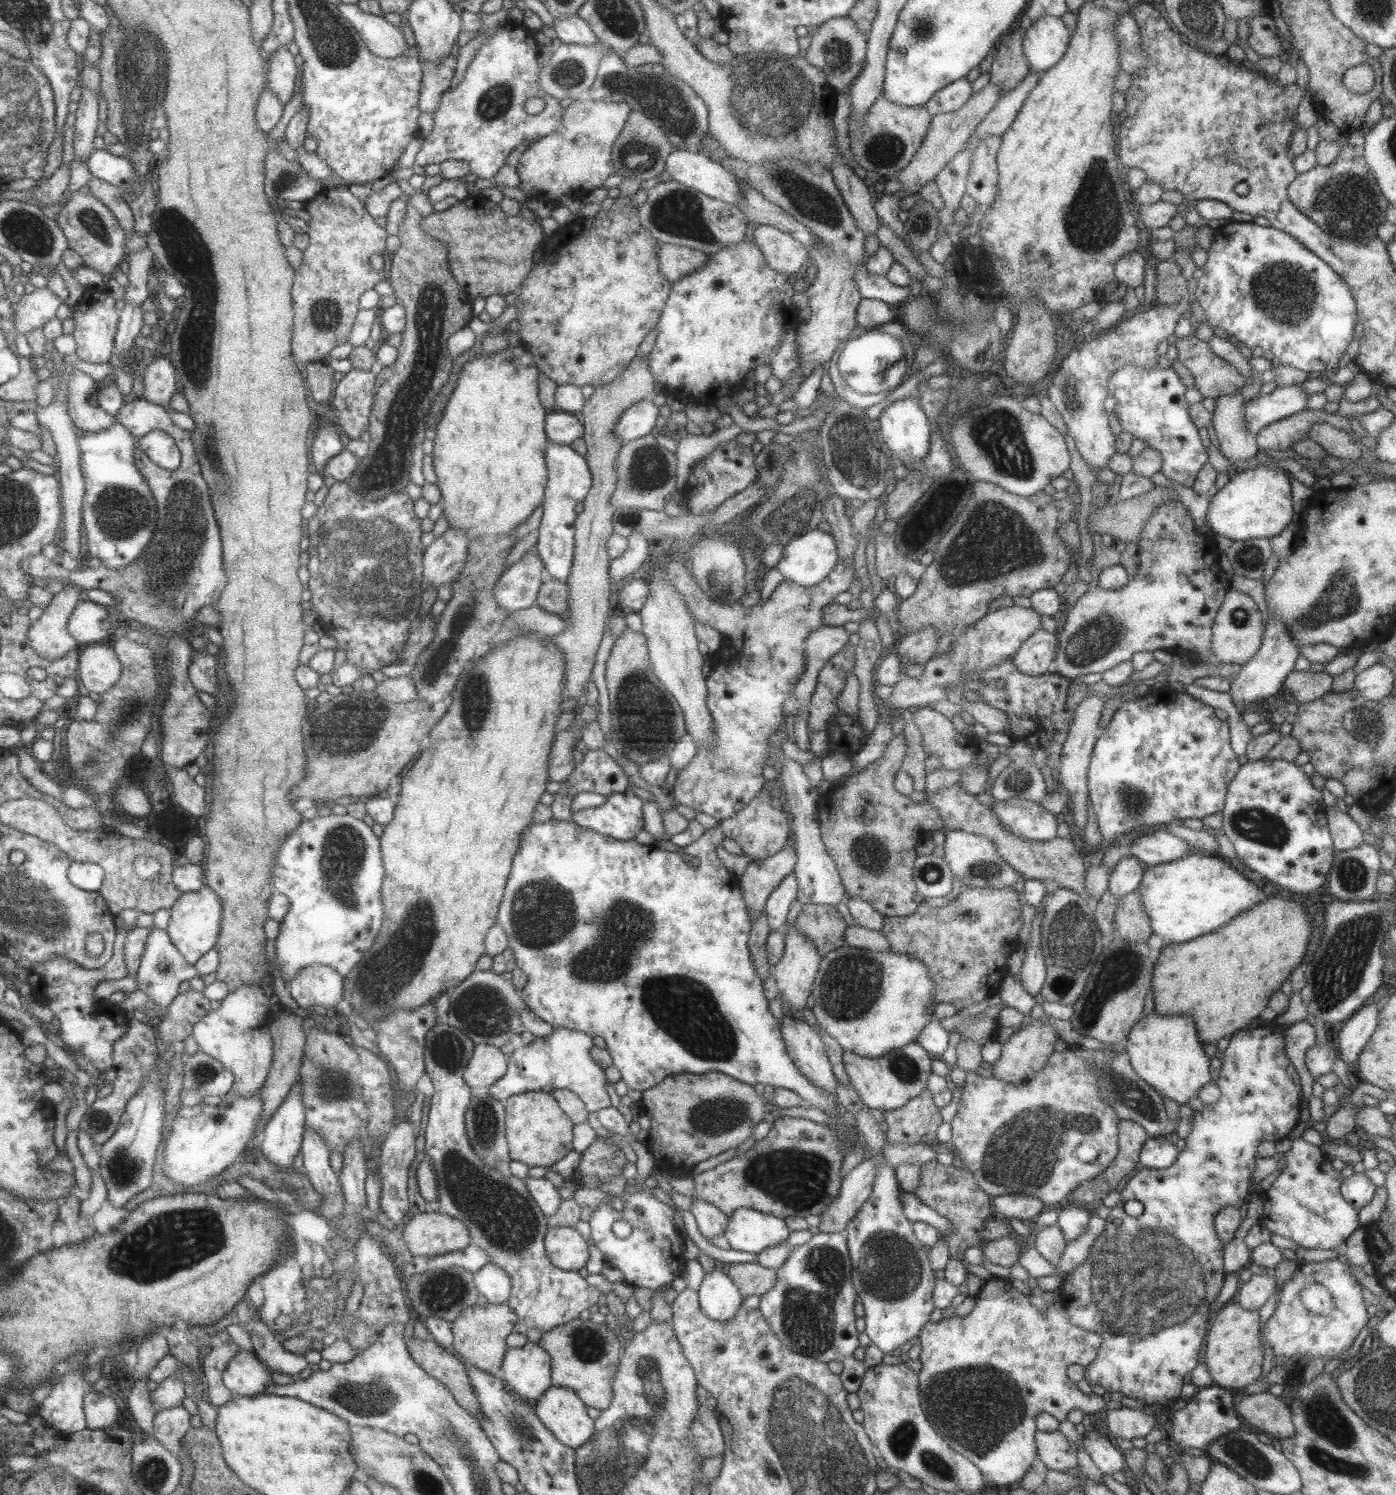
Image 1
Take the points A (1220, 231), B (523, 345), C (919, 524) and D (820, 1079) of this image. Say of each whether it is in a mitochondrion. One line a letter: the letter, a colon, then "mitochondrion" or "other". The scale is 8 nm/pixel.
A: other
B: other
C: other
D: other

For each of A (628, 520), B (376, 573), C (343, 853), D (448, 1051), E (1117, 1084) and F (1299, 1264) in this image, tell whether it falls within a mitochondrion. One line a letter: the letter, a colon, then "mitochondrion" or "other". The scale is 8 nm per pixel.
A: mitochondrion
B: mitochondrion
C: mitochondrion
D: mitochondrion
E: mitochondrion
F: other

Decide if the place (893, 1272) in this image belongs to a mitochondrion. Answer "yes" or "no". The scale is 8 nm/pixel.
yes

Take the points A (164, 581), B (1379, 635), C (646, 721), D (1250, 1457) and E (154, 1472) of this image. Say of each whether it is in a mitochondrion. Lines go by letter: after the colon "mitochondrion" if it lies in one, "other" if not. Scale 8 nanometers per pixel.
A: mitochondrion
B: other
C: mitochondrion
D: mitochondrion
E: mitochondrion

